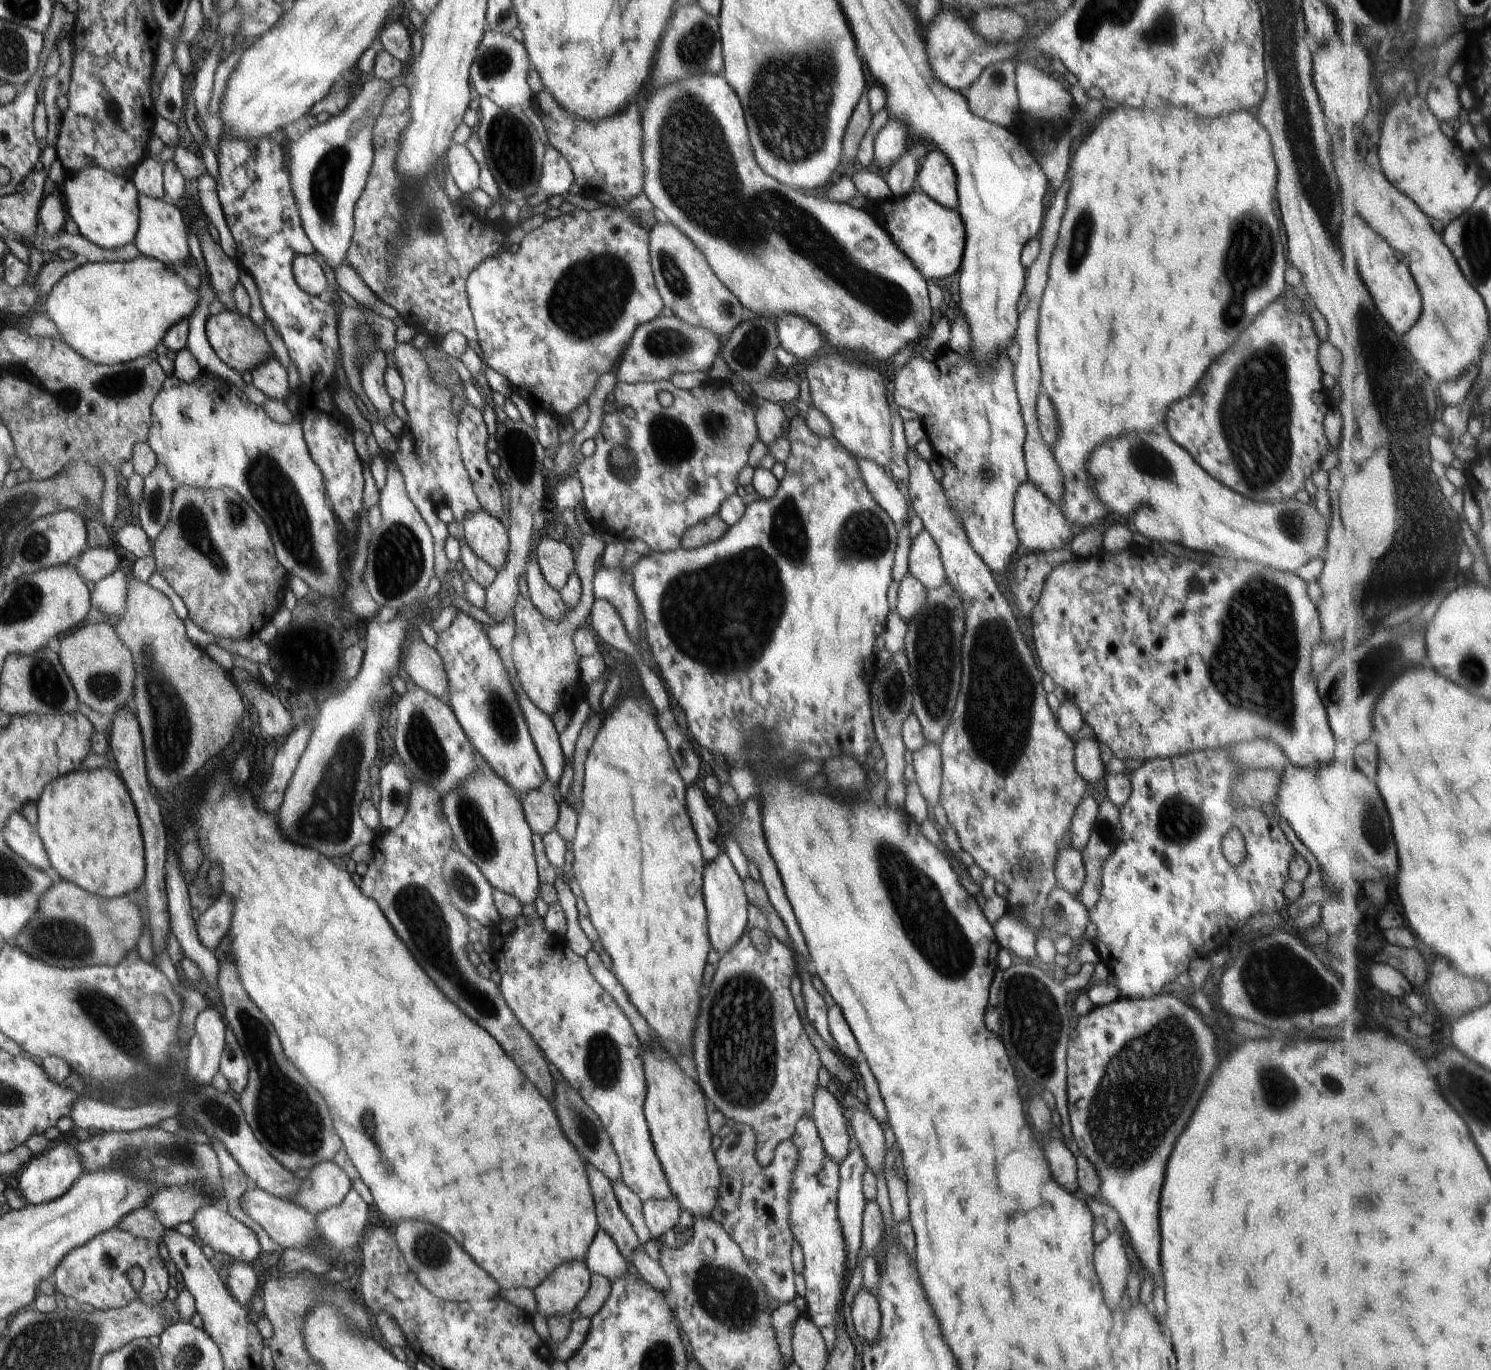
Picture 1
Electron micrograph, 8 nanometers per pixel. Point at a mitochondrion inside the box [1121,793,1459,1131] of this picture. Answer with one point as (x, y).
(1306, 987)

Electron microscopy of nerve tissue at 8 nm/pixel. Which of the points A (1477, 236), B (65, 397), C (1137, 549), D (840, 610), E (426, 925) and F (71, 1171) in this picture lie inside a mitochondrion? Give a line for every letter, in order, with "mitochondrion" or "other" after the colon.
A: mitochondrion
B: other
C: other
D: other
E: mitochondrion
F: other

